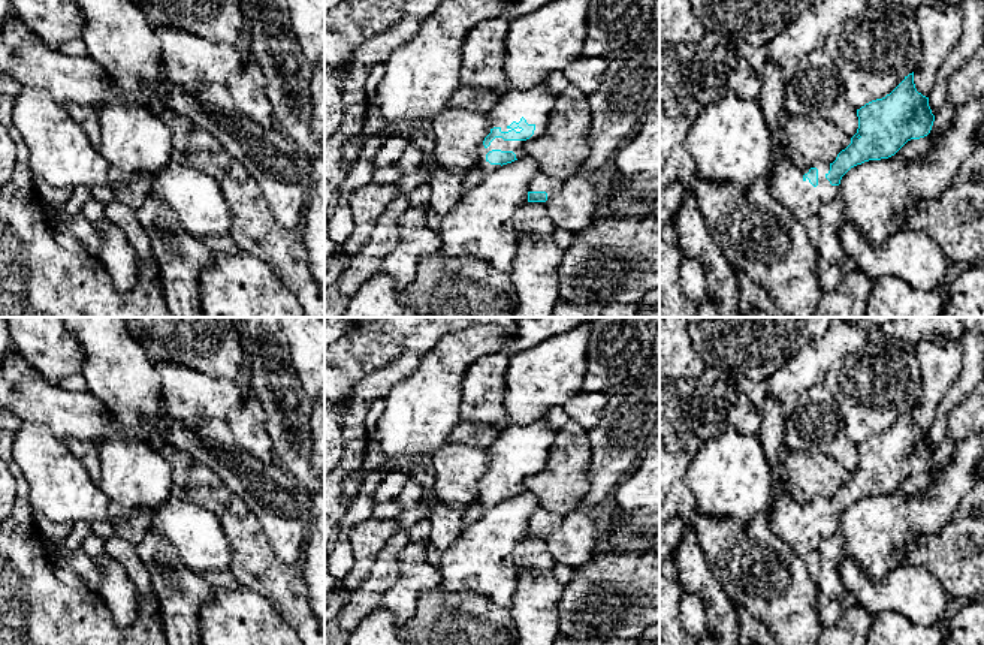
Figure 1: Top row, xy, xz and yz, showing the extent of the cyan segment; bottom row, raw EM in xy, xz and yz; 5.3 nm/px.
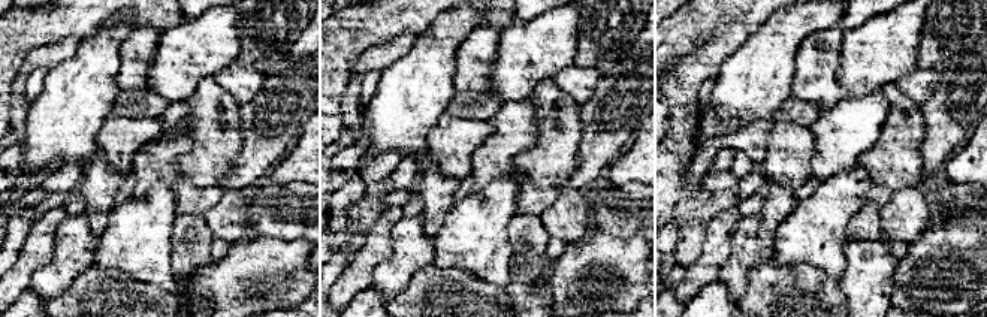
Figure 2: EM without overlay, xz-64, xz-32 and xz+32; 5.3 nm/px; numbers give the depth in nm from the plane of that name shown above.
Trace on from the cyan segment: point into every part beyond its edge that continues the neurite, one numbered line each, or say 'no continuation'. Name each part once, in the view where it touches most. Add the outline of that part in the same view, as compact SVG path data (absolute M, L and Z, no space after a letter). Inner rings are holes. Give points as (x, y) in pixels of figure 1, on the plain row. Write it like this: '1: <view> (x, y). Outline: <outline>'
1: xz (534, 439). Outline: M543 419L534 421L528 425L513 425L513 424L510 424L507 428L504 428L501 431L501 434L498 435L498 438L491 446L486 447L488 453L489 453L489 465L488 465L486 471L491 468L491 465L493 462L499 462L501 467L511 465L508 461L513 456L519 458L522 452L526 455L528 459L535 461L534 470L526 476L504 476L502 473L495 473L488 483L482 479L479 482L479 500L477 501L486 510L493 507L495 504L501 503L501 500L491 500L486 495L486 489L492 485L513 486L516 489L516 494L522 494L525 479L543 471L543 468L547 462L547 452L549 452L549 447L553 441L553 435L555 435L555 431Z

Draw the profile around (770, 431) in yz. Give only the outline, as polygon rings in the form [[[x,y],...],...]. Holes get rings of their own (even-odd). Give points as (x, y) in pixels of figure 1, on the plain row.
[[[764,397],[757,437],[760,438],[764,455],[769,461],[773,482],[779,482],[785,476],[785,468],[778,459],[779,449],[784,446],[784,434],[785,416],[781,404],[770,397]]]

